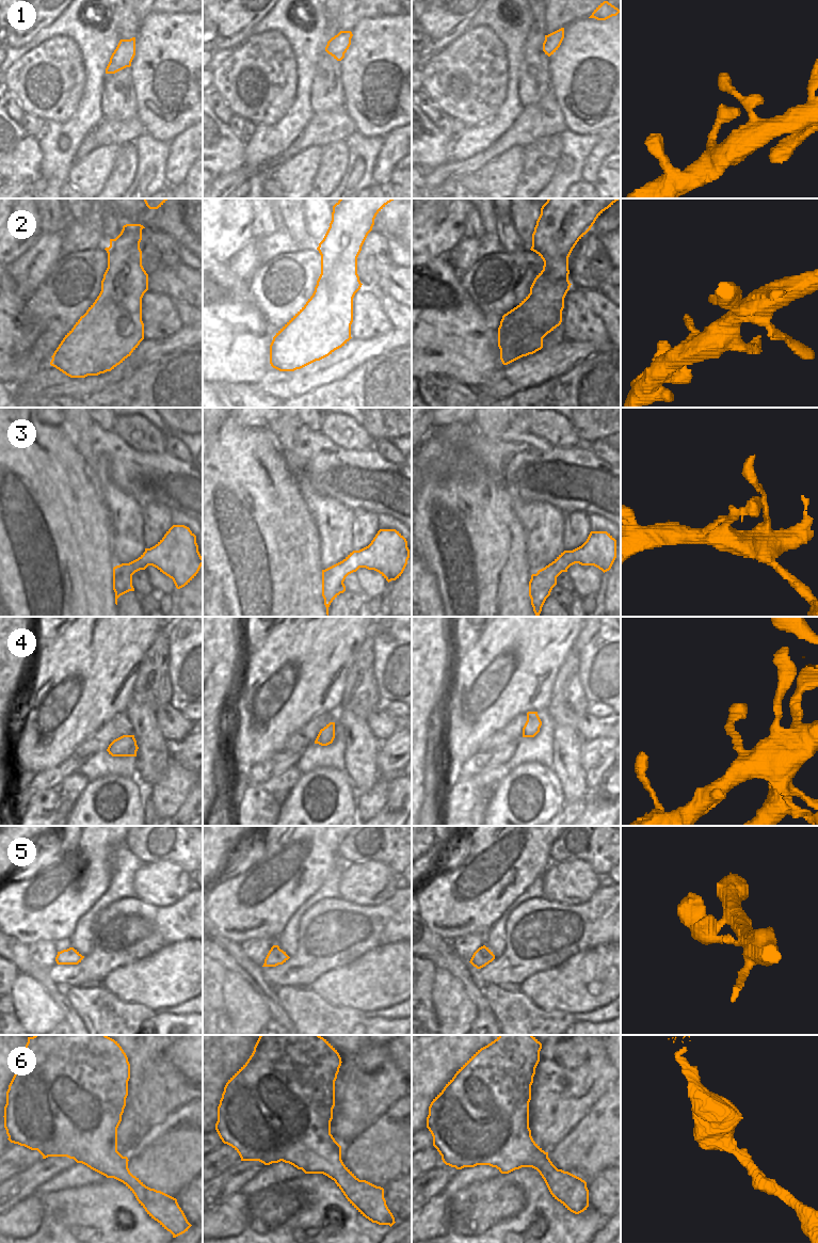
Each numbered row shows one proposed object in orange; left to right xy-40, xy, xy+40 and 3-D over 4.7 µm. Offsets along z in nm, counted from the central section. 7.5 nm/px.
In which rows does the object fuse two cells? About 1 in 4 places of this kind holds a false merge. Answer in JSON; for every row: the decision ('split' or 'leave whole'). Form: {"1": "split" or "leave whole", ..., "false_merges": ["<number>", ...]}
{"1": "leave whole", "2": "leave whole", "3": "leave whole", "4": "leave whole", "5": "leave whole", "6": "leave whole", "false_merges": []}

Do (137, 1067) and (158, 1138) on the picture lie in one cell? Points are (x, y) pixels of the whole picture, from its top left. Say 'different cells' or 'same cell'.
different cells

